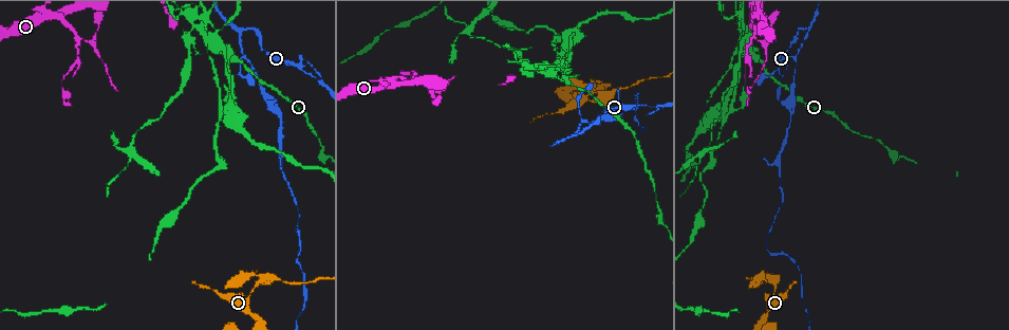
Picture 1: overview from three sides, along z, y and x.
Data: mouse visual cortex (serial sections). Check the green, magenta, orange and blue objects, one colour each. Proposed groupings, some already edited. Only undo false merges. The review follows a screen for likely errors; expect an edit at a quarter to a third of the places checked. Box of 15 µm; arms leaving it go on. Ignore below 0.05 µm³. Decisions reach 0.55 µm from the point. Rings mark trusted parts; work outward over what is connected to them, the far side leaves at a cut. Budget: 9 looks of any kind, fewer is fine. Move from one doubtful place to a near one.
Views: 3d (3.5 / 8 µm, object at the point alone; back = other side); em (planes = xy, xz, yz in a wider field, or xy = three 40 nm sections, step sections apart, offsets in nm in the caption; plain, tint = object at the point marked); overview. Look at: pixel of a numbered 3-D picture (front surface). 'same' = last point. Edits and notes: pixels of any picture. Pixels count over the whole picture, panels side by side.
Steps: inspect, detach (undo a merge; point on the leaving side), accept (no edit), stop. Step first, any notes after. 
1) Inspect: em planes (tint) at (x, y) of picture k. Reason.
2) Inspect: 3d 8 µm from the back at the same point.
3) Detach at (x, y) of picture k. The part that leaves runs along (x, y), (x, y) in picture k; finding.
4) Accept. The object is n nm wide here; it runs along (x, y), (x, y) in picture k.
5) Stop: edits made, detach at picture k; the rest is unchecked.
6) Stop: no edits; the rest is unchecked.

Inspect: em xy step 5 (tint) at (264, 278) of picture 1. Three arms meet.

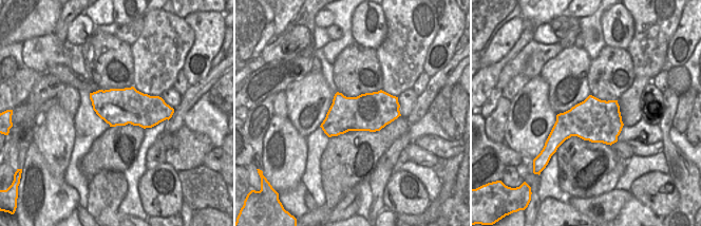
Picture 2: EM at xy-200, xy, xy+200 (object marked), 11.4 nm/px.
Inspect: 3d 3.5 µm from the back at the same point.

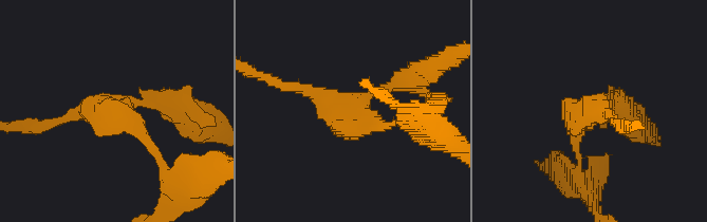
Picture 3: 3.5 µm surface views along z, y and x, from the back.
Detach at (625, 102) of picture 3. The object is 440 nm wide here; the part that leaves runs along (599, 106), (618, 99), (640, 128) in picture 3; two cells meet here.

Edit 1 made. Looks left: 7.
Inspect: overview. Redraw.

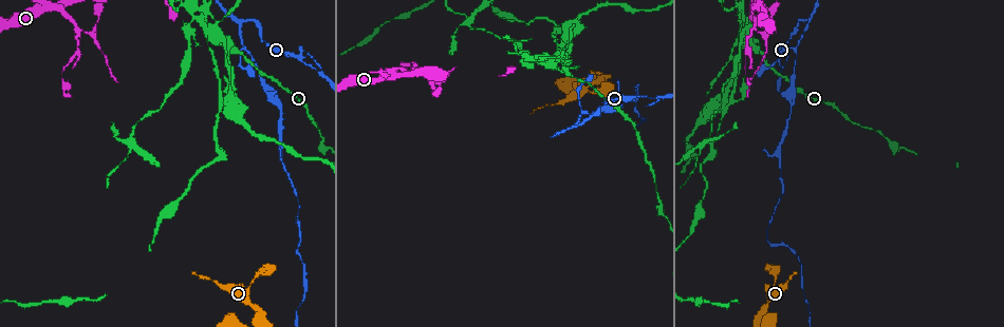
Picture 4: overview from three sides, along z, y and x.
Inspect: 3d 3.5 µm at (646, 158) of picture 4. Thin neck.

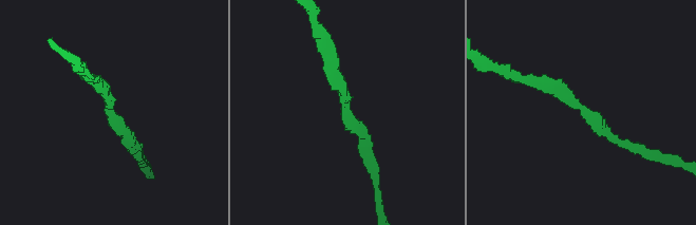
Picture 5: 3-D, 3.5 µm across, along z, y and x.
Inspect: em xy step 3 (tint) at (346, 111) of picture 5. The arms are 150, 200 nm wide; need the tissue.

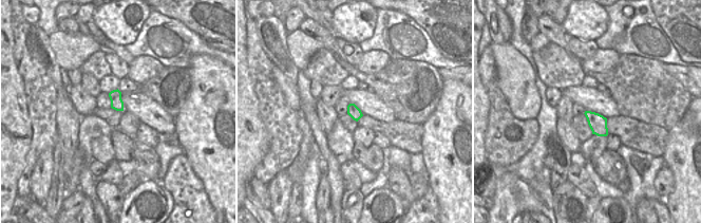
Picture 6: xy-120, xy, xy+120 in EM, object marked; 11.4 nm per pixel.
Accept. It runs along (529, 79), (561, 89), (632, 147) in picture 5; all the same cell.

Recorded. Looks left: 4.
Inspect: 3d 3.5 µm at (579, 125) of picture 4. A narrow waist.

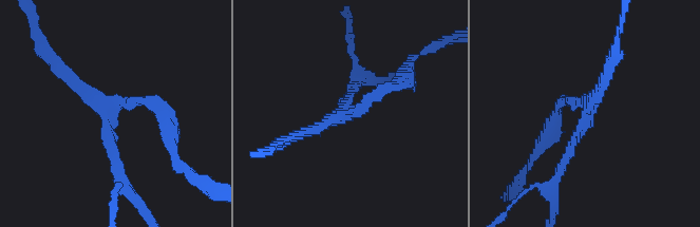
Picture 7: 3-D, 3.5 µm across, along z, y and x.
Inspect: em xy step 2 (tint) at (346, 116) of picture 7. 3 arms meet here; the arms are 150, 150, 150 nm wide; shape alone is not enough.

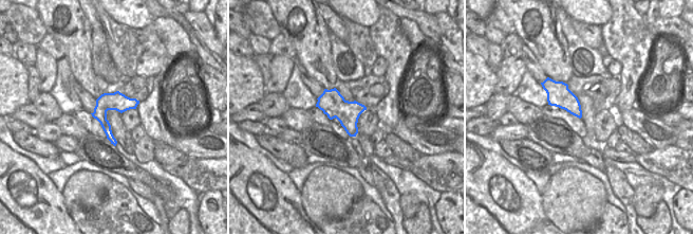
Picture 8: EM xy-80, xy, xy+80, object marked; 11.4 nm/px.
Accept. The object is 280 nm wide here; it runs along (164, 117), (147, 101), (112, 108), (118, 170) in picture 7; all the same cell.

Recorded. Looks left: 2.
Stop: edits made, detach at picture 3; the rest is unchecked.

